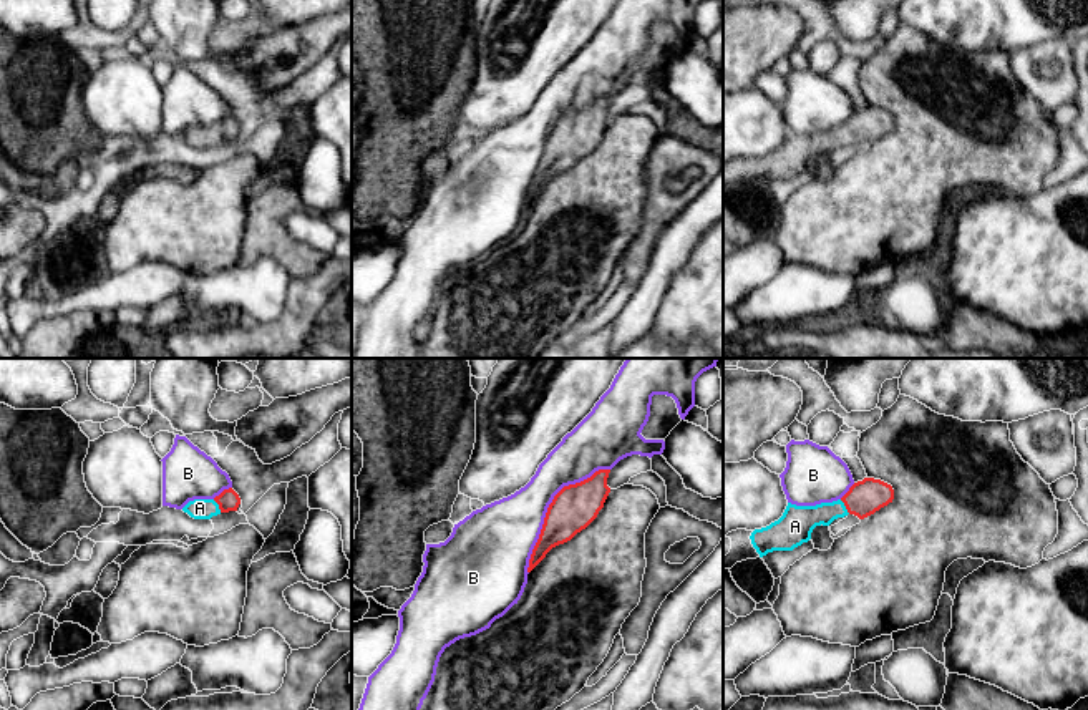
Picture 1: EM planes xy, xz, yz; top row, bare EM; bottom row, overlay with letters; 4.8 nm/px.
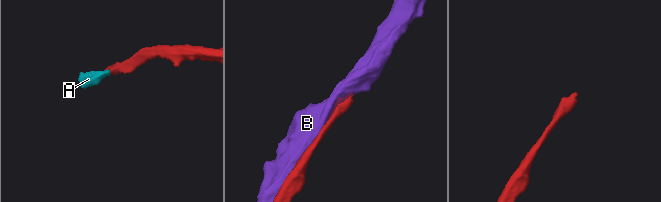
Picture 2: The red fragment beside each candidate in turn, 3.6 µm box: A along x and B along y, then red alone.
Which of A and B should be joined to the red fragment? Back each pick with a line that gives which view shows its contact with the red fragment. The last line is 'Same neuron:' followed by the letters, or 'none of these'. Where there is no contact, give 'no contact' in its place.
A: contact in yz
Same neuron: A

